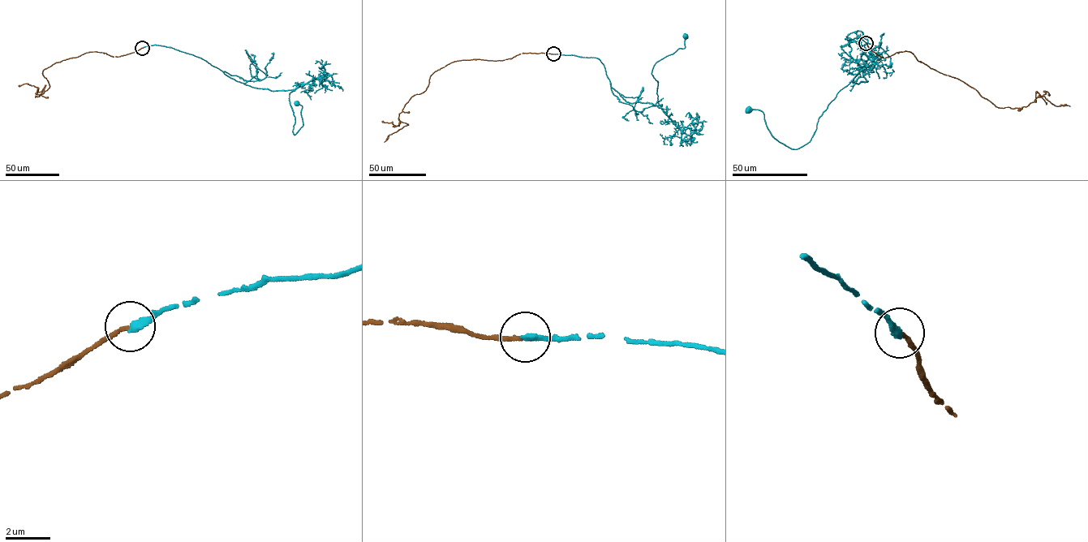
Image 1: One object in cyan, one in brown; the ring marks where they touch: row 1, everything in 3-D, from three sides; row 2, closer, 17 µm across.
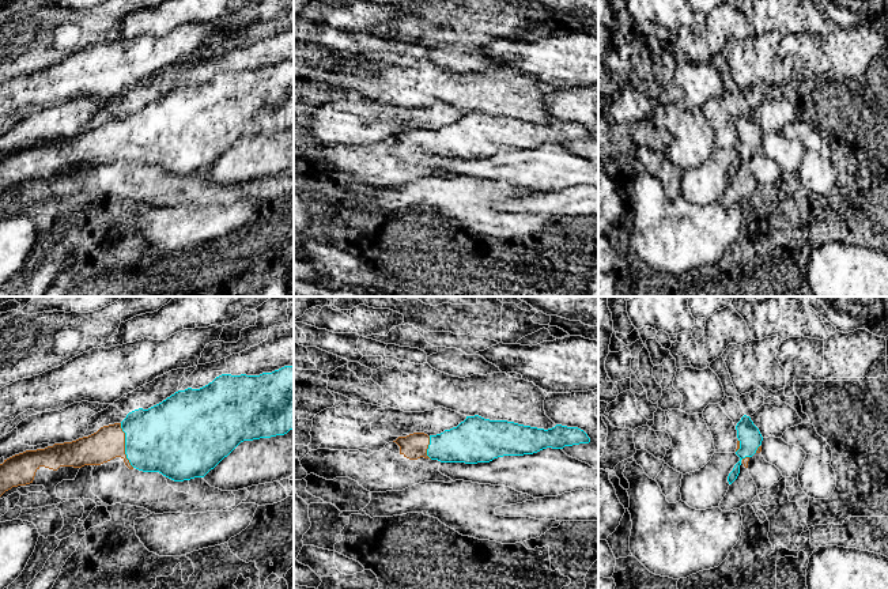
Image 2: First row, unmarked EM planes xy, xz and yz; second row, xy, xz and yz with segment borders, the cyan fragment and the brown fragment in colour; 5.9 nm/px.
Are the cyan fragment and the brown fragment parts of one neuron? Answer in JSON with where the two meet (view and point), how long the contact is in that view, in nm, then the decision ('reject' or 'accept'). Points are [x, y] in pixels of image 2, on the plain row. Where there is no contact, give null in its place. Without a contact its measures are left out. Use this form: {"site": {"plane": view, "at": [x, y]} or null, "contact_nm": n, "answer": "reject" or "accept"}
{"site": {"plane": "xy", "at": [125, 140]}, "contact_nm": 280, "answer": "accept"}

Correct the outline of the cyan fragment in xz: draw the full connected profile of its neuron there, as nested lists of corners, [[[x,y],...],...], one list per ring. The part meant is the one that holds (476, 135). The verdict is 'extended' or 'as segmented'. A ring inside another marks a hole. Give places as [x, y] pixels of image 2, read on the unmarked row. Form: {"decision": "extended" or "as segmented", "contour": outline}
{"decision": "extended", "contour": [[[475,110],[441,129],[428,132],[413,128],[393,137],[400,141],[400,150],[409,155],[424,152],[441,158],[477,159],[503,151],[533,150],[547,143],[589,139],[590,133],[578,122],[556,120],[544,125]]]}

